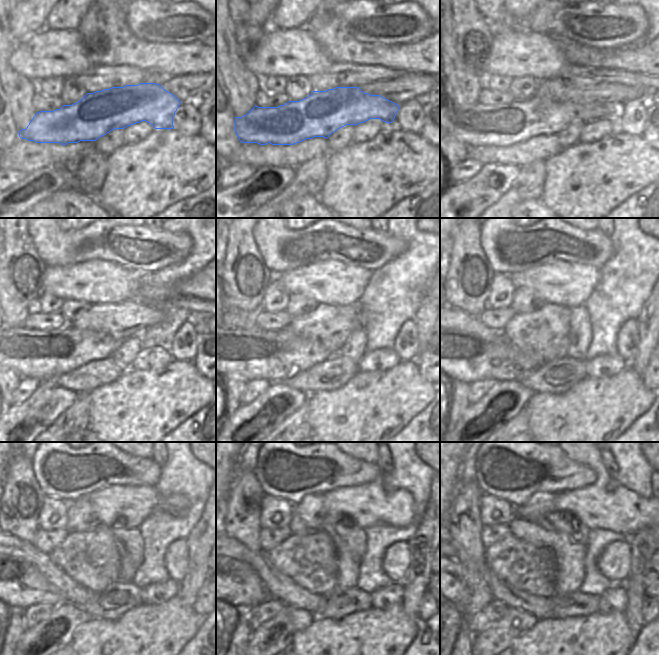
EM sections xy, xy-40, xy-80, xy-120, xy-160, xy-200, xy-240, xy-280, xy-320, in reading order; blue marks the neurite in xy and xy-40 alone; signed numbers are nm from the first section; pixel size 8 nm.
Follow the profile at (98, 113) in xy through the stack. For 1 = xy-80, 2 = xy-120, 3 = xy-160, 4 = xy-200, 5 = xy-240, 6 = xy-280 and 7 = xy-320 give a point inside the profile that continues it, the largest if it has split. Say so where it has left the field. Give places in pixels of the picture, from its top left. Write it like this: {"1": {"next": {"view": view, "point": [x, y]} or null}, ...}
{"1": {"next": {"view": "xy-80", "point": [481, 125]}}, "2": {"next": {"view": "xy-120", "point": [42, 355]}}, "3": {"next": {"view": "xy-160", "point": [245, 354]}}, "4": {"next": {"view": "xy-200", "point": [463, 356]}}, "5": {"next": {"view": "xy-240", "point": [13, 581]}}, "6": {"next": {"view": "xy-280", "point": [236, 584]}}, "7": {"next": {"view": "xy-320", "point": [460, 595]}}}

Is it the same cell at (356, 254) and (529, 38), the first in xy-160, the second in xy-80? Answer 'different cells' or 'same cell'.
different cells

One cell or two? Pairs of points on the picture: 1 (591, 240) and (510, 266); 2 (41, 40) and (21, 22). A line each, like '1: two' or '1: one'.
1: one
2: two

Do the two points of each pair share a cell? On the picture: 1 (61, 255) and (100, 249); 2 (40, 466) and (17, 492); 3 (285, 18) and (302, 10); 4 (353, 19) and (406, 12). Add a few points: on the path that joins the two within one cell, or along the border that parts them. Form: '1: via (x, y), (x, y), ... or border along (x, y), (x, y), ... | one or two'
1: via (71, 255), (77, 255), (90, 250) | one
2: border along (30, 459), (33, 465), (34, 477), (44, 494) | two
3: via (289, 14), (294, 10), (298, 10) | one
4: via (366, 19), (375, 19), (379, 15), (393, 13) | one

